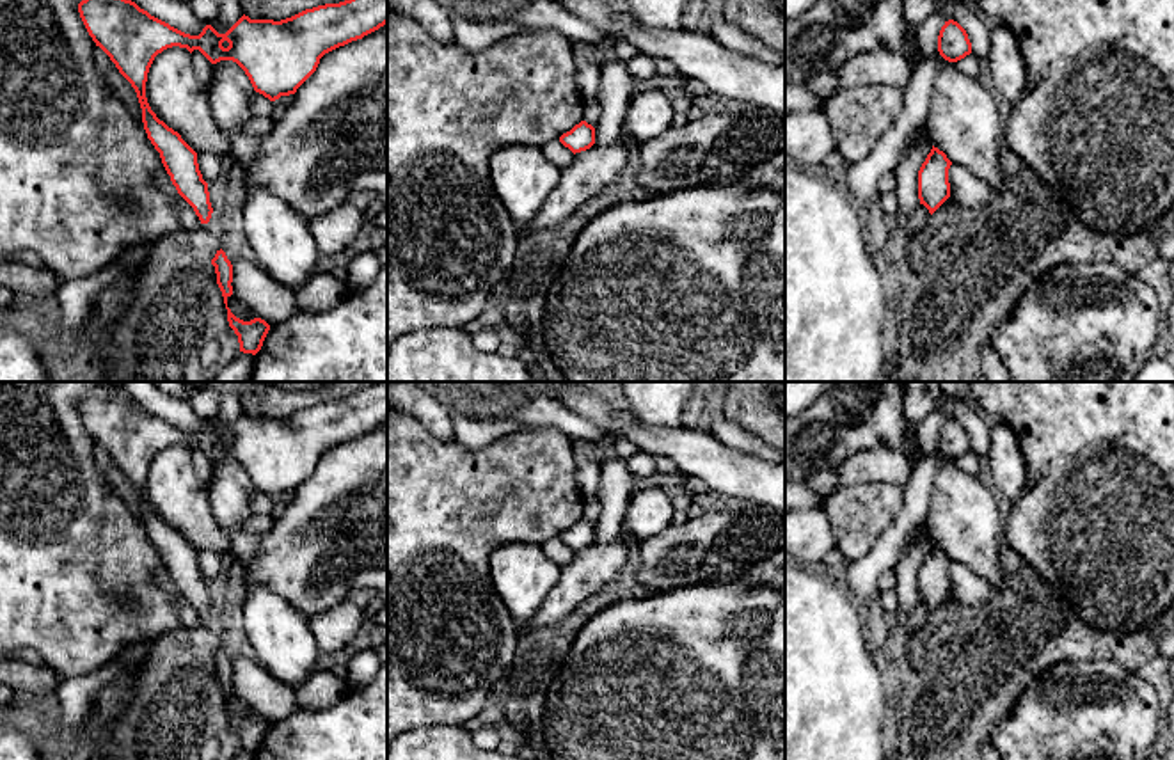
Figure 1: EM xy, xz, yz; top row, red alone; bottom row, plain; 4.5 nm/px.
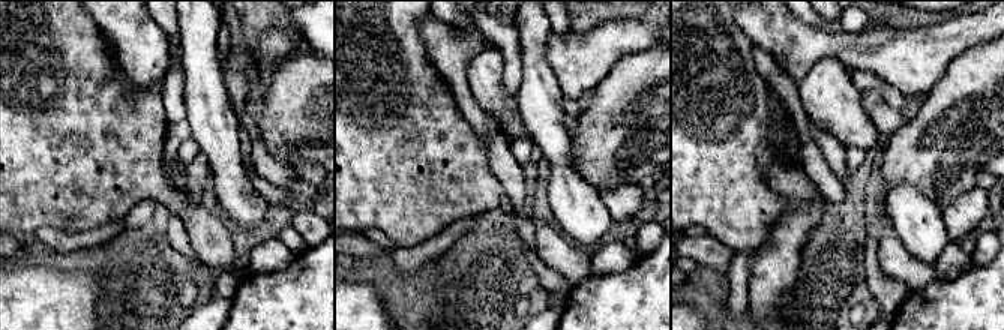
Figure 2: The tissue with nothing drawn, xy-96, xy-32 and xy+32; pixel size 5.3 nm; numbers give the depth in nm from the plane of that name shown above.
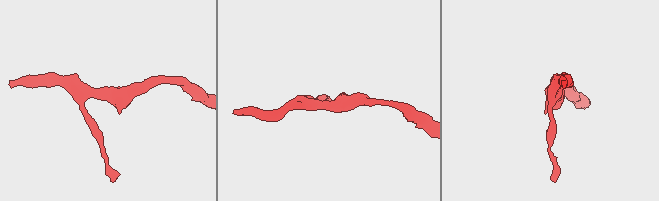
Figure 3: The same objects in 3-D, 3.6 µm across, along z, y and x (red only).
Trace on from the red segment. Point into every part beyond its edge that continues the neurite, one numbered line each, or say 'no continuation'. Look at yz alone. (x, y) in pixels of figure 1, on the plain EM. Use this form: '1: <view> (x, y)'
no continuation

